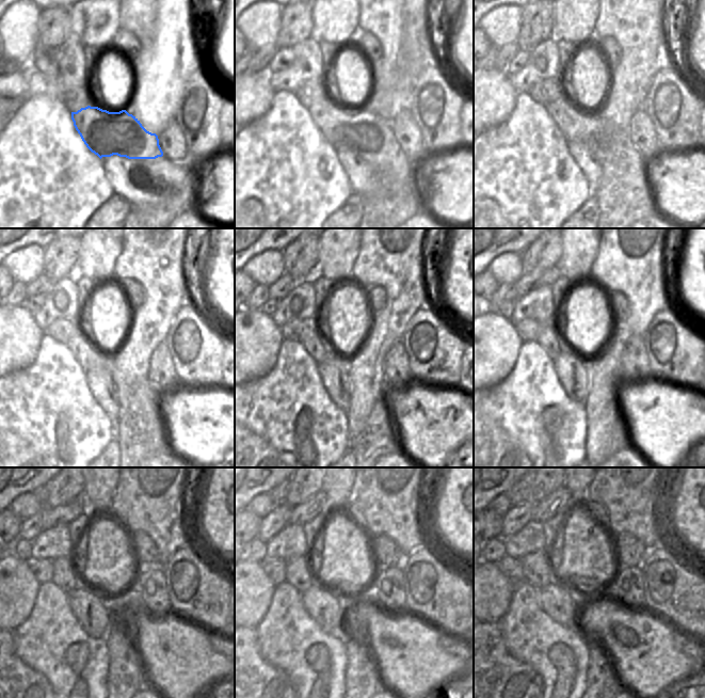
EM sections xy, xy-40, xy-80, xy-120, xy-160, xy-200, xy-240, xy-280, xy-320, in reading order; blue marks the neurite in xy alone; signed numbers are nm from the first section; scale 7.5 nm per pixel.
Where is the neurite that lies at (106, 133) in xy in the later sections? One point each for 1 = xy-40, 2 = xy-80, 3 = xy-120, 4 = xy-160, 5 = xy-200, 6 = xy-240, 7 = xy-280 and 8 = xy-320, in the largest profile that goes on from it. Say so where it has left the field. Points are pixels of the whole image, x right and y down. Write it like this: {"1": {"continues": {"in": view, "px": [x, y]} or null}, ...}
{"1": {"continues": {"in": "xy-40", "px": [363, 130]}}, "2": {"continues": {"in": "xy-80", "px": [578, 125]}}, "3": {"continues": {"in": "xy-120", "px": [90, 357]}}, "4": {"continues": {"in": "xy-160", "px": [318, 347]}}, "5": {"continues": {"in": "xy-200", "px": [549, 338]}}, "6": {"continues": {"in": "xy-240", "px": [66, 575]}}, "7": {"continues": {"in": "xy-280", "px": [300, 573]}}, "8": {"continues": {"in": "xy-320", "px": [538, 572]}}}

